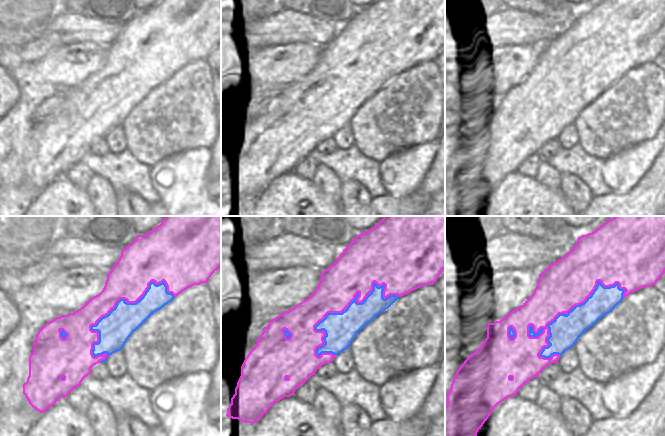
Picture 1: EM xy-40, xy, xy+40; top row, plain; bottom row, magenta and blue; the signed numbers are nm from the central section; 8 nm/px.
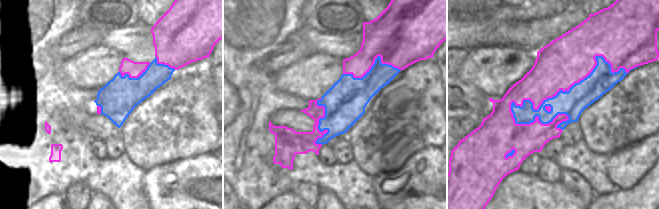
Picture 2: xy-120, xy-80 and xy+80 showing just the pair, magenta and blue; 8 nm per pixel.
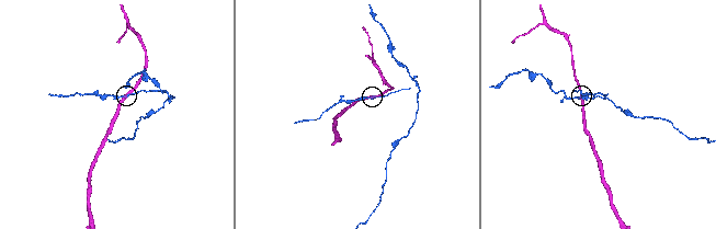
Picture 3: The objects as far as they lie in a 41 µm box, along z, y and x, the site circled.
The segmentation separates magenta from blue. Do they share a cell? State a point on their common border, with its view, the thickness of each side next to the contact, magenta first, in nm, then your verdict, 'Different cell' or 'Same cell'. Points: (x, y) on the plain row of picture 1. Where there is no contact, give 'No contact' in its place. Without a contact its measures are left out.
Touches magenta at xy (348, 81). Thickness 320 nm (magenta) against 260 nm. Different cell.

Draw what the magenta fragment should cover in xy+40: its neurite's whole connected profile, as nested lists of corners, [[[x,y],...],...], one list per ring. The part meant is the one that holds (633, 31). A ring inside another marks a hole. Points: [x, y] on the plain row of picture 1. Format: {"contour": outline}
{"contour": [[[603,0],[592,9],[582,11],[578,13],[575,22],[561,35],[553,38],[542,49],[539,50],[539,56],[533,70],[518,84],[514,85],[507,91],[505,91],[500,97],[487,100],[487,114],[483,117],[481,122],[471,131],[467,133],[464,139],[457,146],[451,164],[447,170],[447,180],[445,181],[445,216],[474,216],[477,212],[477,208],[481,205],[483,200],[487,197],[493,186],[508,173],[514,173],[517,168],[531,155],[539,153],[539,150],[550,140],[557,139],[560,131],[554,130],[551,134],[540,133],[539,130],[544,123],[548,123],[550,120],[547,118],[547,114],[550,112],[549,104],[547,101],[555,96],[559,90],[567,91],[576,81],[584,79],[588,73],[591,72],[597,62],[597,58],[600,57],[604,63],[614,62],[619,60],[620,65],[625,65],[623,74],[629,70],[642,65],[644,63],[650,63],[655,61],[661,52],[665,49],[665,0]],[[529,102],[533,102],[533,108],[538,109],[542,104],[543,108],[538,113],[529,112]]]}

